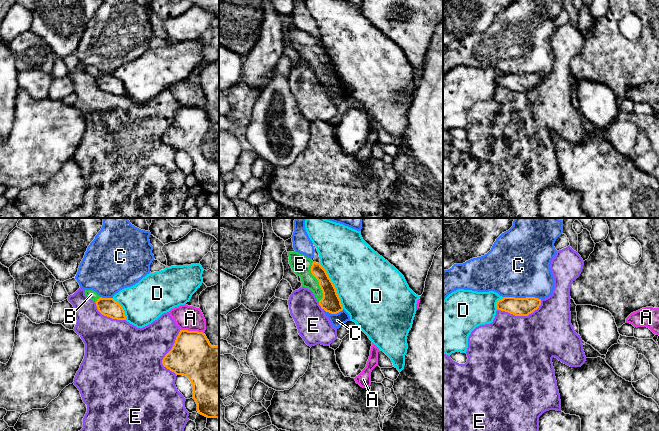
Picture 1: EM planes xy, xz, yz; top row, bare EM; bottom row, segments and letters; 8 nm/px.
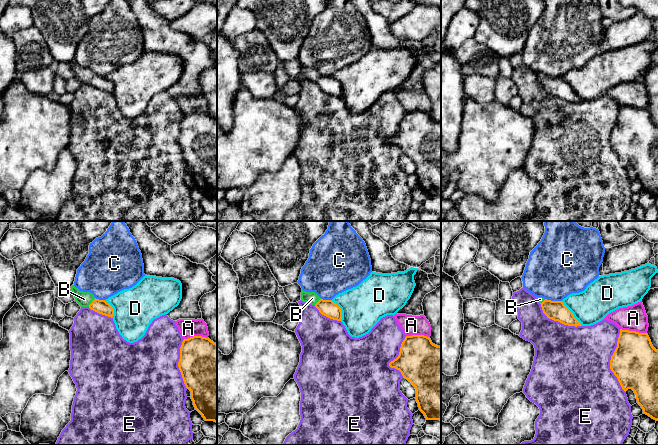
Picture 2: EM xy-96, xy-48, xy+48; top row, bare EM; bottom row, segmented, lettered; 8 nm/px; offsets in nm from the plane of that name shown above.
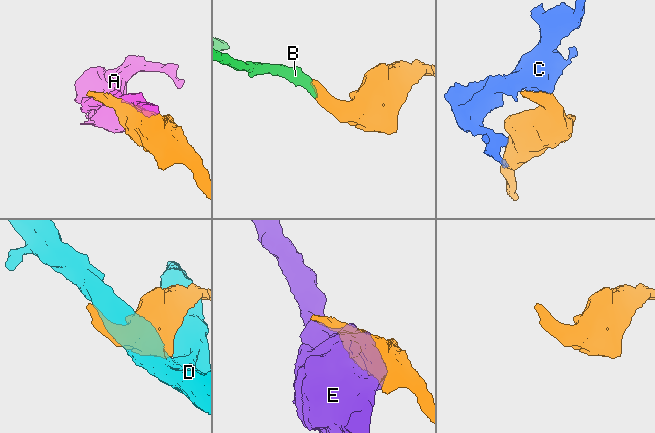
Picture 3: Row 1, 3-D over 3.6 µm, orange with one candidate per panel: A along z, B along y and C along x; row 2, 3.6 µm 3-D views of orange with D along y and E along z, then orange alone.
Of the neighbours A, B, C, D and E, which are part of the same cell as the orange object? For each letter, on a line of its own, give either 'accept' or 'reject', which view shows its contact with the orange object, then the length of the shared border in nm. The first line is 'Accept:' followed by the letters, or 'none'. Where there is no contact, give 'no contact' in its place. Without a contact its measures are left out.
Accept: B
A: reject; meets orange in xy; contact 190 nm long
B: accept; meets orange in xz; contact 320 nm long
C: reject; meets orange in yz; contact 300 nm long
D: reject; meets orange in xz; contact 420 nm long
E: reject; meets orange in xy; contact 380 nm long

